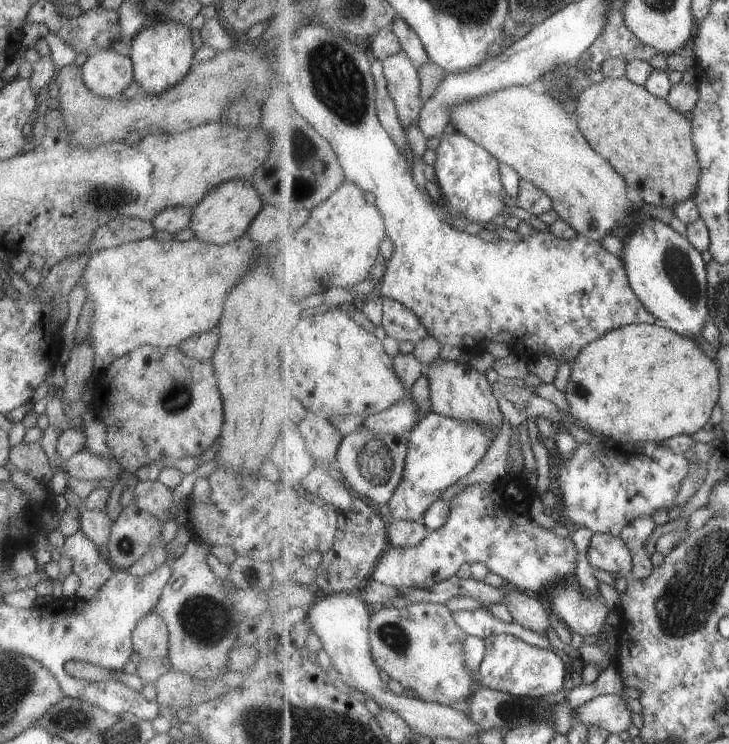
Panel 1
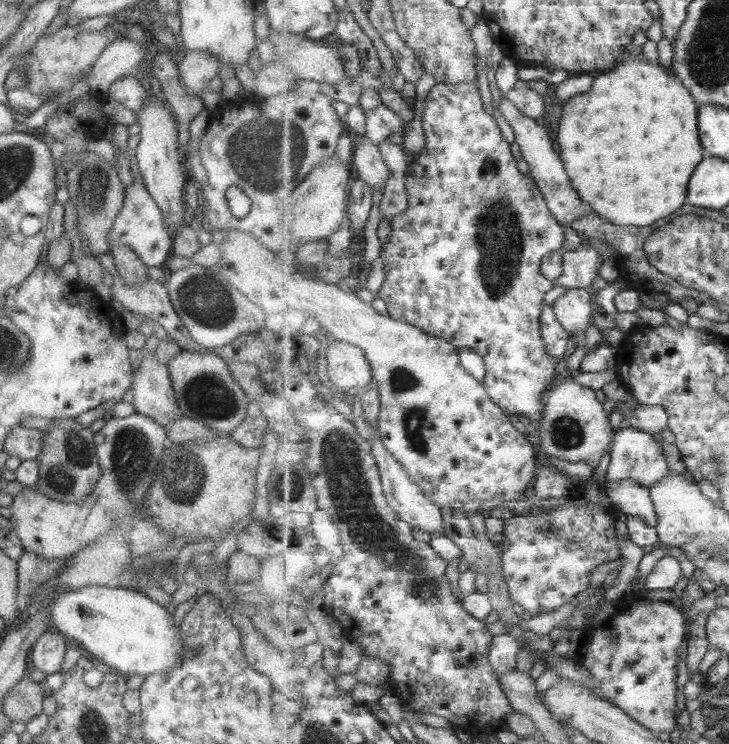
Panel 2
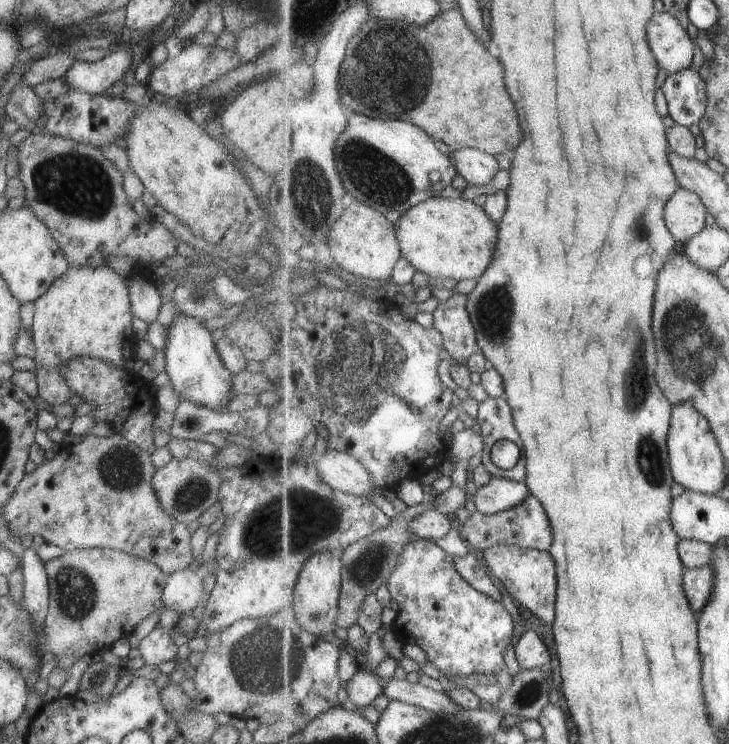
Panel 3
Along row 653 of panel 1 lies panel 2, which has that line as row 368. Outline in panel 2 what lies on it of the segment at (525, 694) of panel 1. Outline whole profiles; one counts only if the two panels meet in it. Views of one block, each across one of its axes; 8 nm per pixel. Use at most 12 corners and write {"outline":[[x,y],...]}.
{"outline":[[477,81],[436,83],[380,247],[394,320],[541,419],[545,294],[590,289]]}

